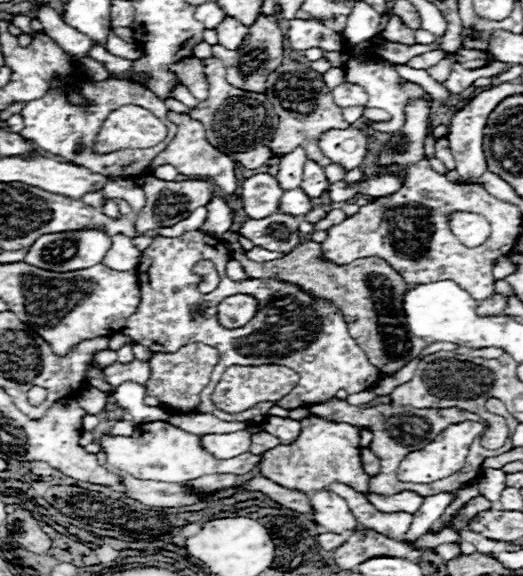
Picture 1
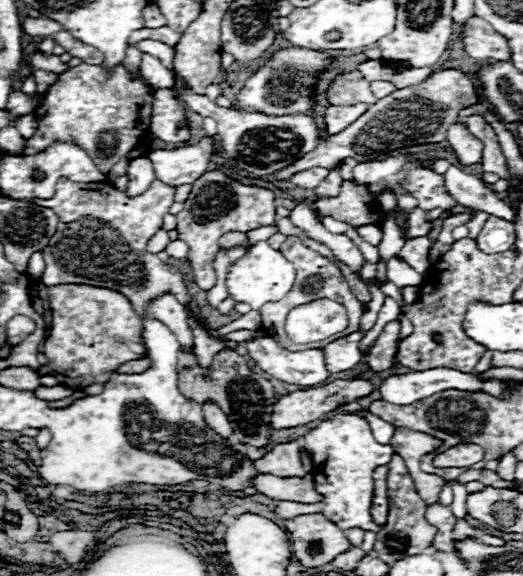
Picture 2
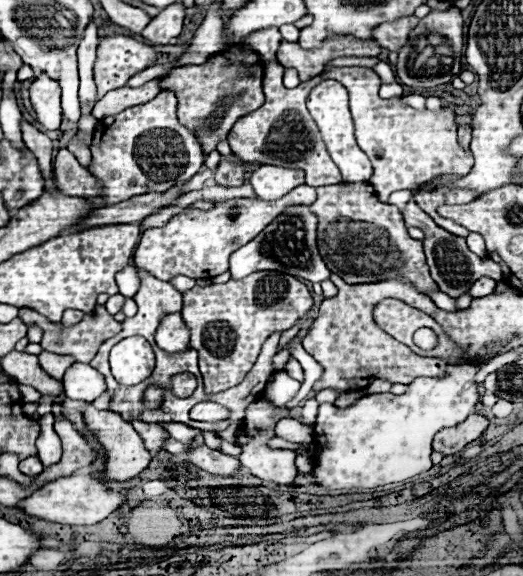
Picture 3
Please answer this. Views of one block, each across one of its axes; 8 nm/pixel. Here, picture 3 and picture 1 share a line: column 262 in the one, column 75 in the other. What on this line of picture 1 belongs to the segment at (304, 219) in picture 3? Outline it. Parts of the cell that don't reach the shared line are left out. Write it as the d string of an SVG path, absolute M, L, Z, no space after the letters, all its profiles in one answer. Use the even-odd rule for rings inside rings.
M102 228L72 230L64 234L44 234L30 246L24 262L52 272L74 272L74 270L84 270L100 264L106 252L110 250L110 246L112 246L112 238Z

